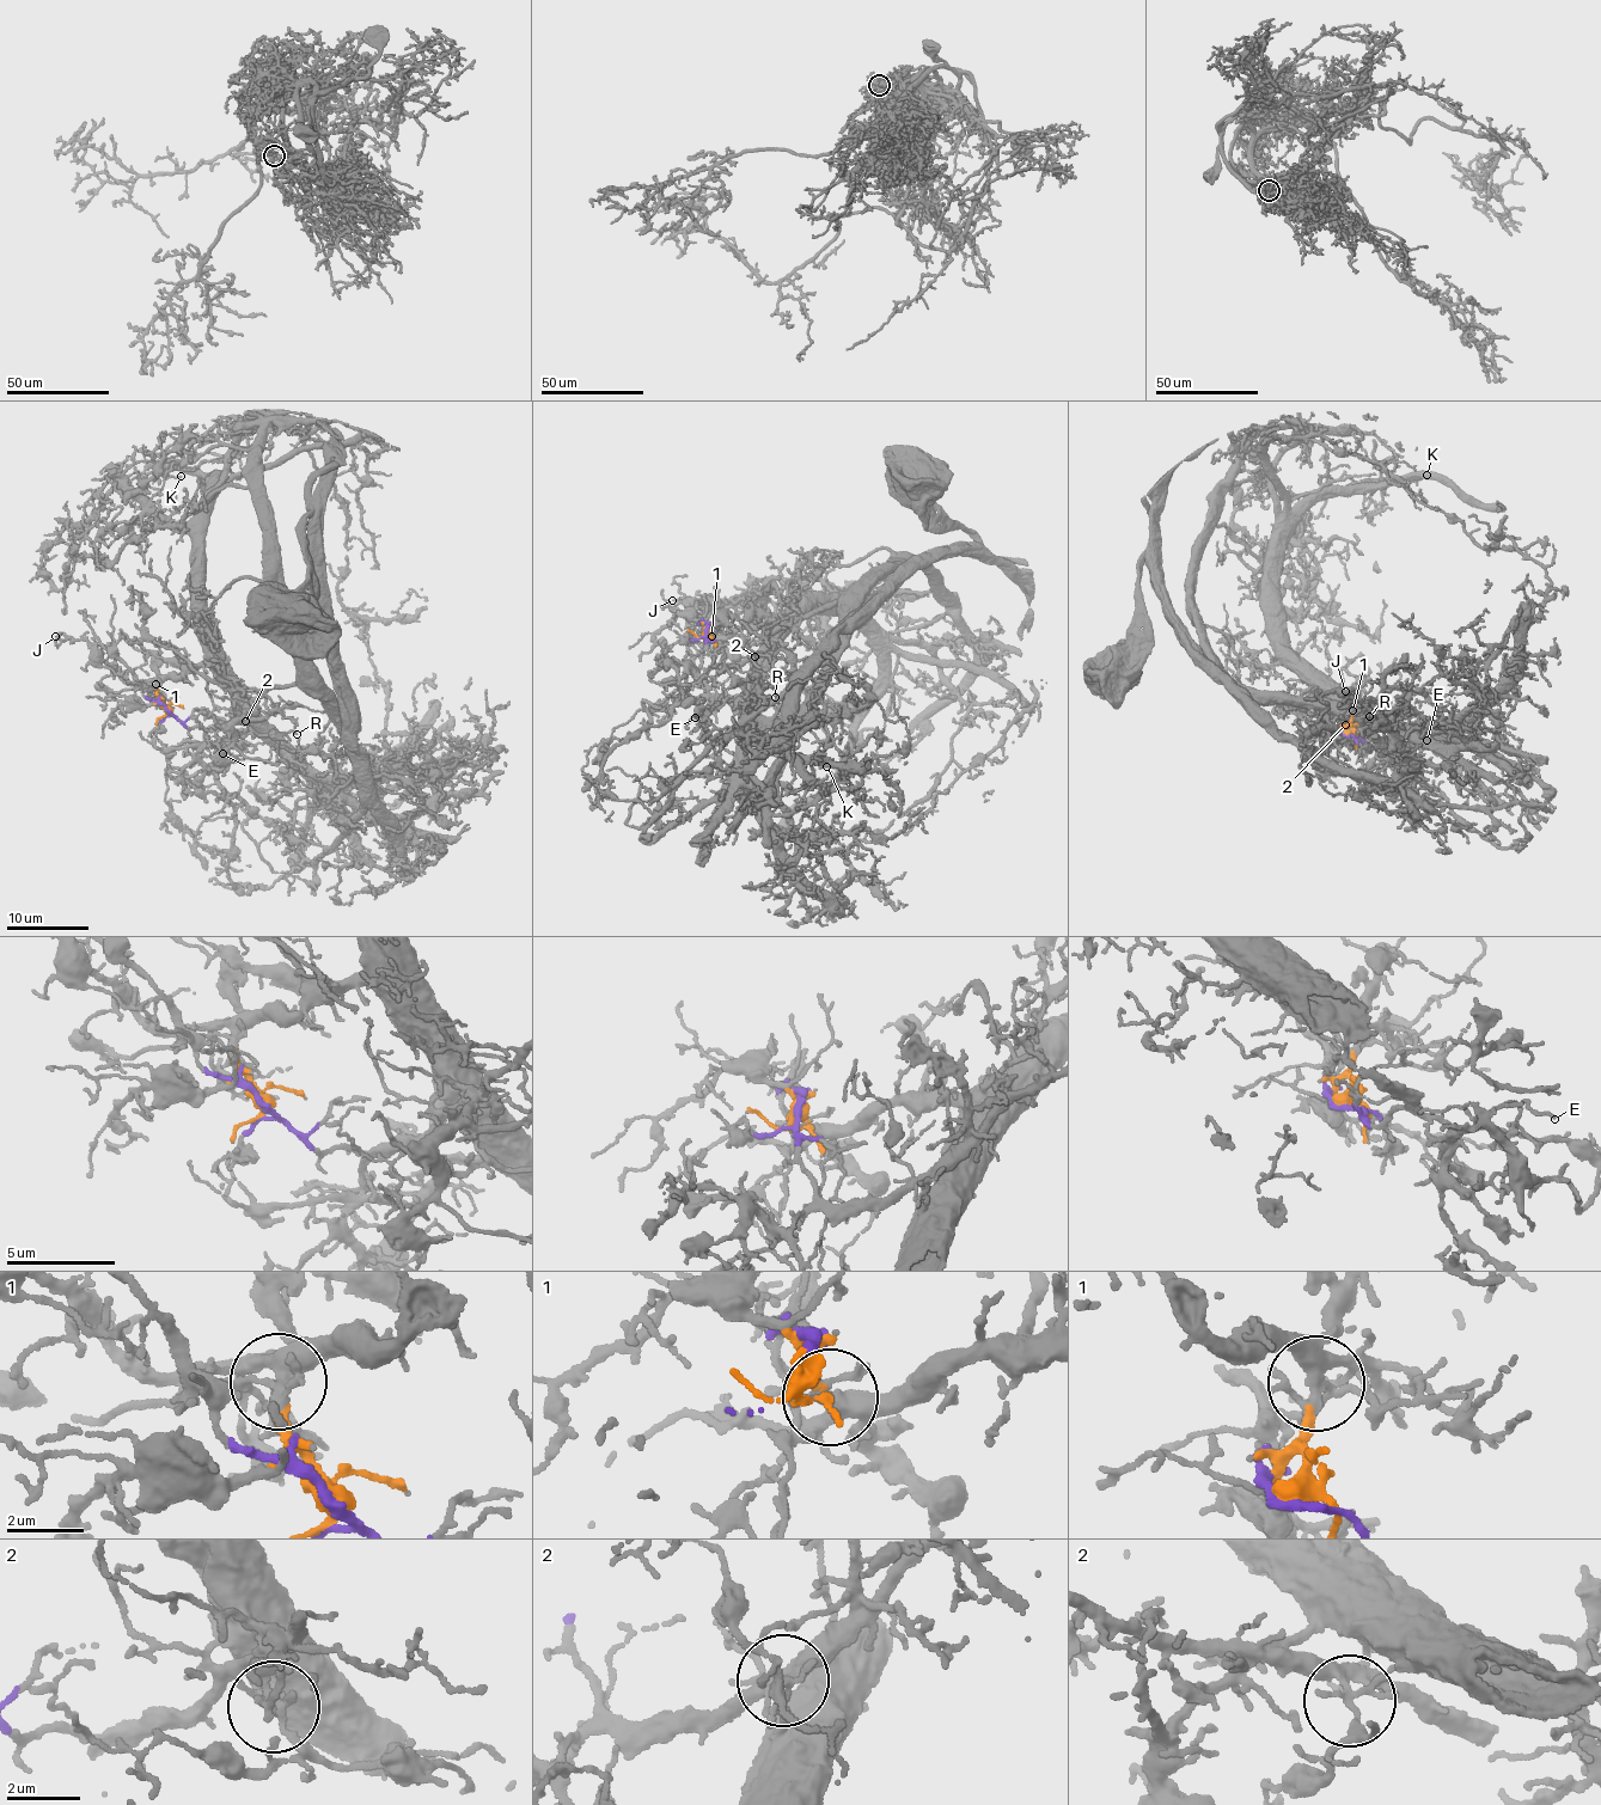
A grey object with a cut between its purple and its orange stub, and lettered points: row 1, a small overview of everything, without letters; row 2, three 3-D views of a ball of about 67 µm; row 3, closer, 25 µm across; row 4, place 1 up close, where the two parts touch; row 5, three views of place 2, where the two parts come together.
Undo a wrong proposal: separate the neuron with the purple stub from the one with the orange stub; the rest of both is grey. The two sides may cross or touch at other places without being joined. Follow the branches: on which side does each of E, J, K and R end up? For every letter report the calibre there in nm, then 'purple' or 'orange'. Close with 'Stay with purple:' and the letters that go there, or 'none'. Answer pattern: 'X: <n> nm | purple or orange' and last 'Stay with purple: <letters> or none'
E: 120 nm | purple
J: 130 nm | orange
K: 90 nm | orange
R: 90 nm | purple
Stay with purple: E, R

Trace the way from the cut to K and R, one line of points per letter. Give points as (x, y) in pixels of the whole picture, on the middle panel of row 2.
K: (708, 628), (721, 636), (812, 610), (862, 624), (881, 661), (872, 695), (828, 711), (828, 768)
R: (708, 628), (704, 640), (712, 660), (719, 666), (755, 655), (753, 662), (776, 691), (775, 698)

